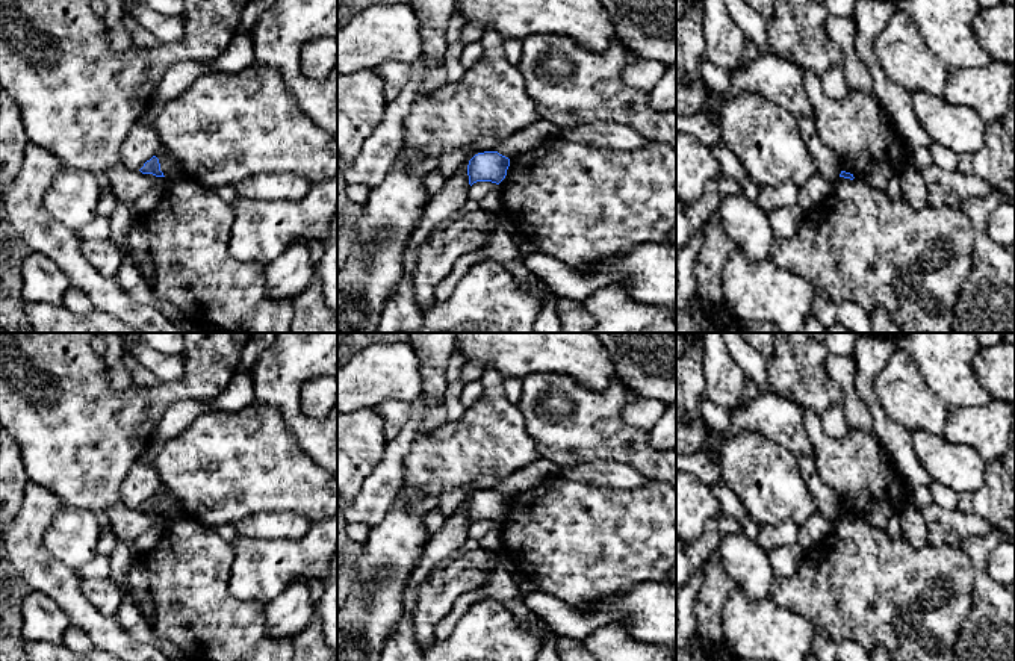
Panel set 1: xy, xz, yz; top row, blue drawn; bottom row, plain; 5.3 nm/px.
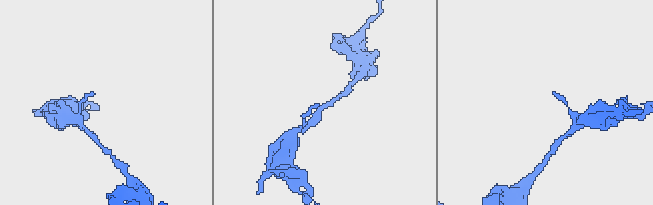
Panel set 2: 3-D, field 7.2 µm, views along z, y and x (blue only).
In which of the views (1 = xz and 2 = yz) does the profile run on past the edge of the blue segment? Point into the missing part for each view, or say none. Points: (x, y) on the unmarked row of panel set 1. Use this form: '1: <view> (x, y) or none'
1: none
2: none

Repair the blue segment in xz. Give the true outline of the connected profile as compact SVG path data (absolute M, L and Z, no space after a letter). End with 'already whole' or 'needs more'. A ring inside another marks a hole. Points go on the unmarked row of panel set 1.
M484 490L475 493L467 504L469 523L476 520L492 520L499 523L510 505L510 498L498 490Z; already whole

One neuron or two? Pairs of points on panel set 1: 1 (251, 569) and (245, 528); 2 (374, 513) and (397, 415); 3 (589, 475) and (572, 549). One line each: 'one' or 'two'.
1: two
2: two
3: two

